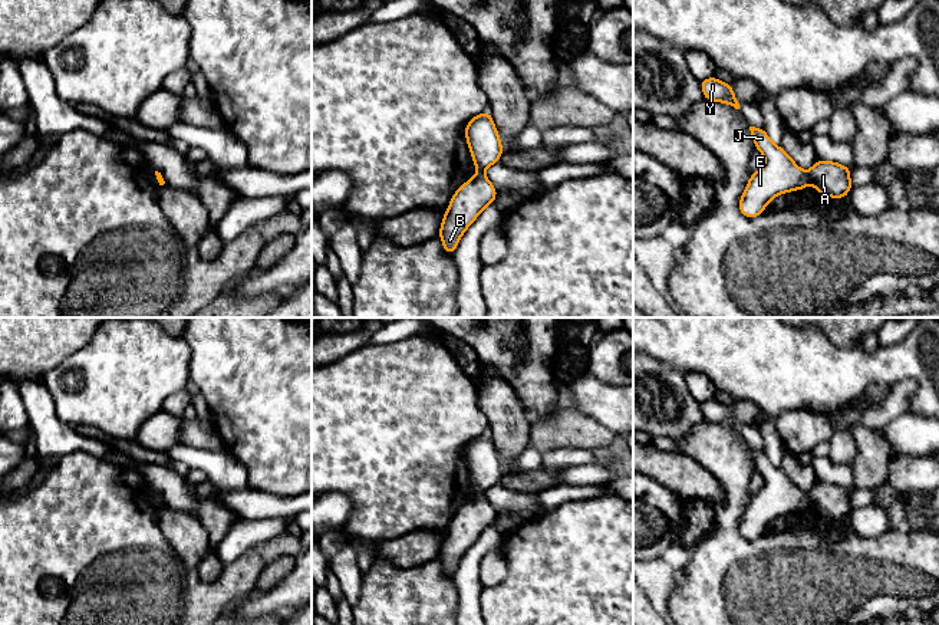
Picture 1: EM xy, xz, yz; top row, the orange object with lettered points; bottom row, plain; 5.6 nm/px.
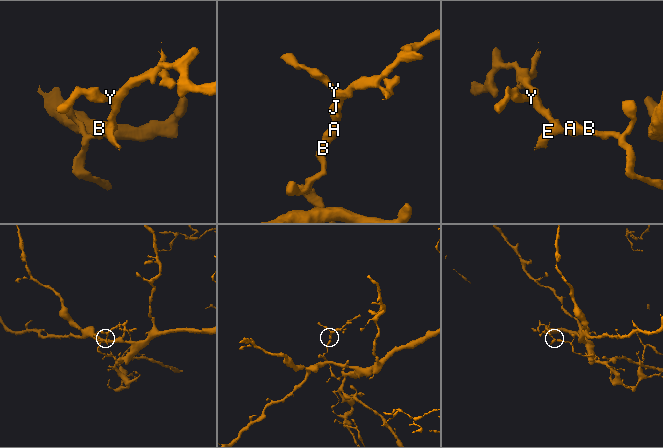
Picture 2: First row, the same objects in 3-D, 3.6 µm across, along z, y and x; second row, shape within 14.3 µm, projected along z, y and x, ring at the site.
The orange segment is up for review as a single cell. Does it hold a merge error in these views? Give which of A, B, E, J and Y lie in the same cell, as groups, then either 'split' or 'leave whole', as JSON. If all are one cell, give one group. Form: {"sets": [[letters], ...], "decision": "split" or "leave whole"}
{"sets": [["A", "B"], ["E", "J", "Y"]], "decision": "split"}

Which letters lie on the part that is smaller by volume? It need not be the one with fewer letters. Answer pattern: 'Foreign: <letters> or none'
Foreign: E, J, Y

